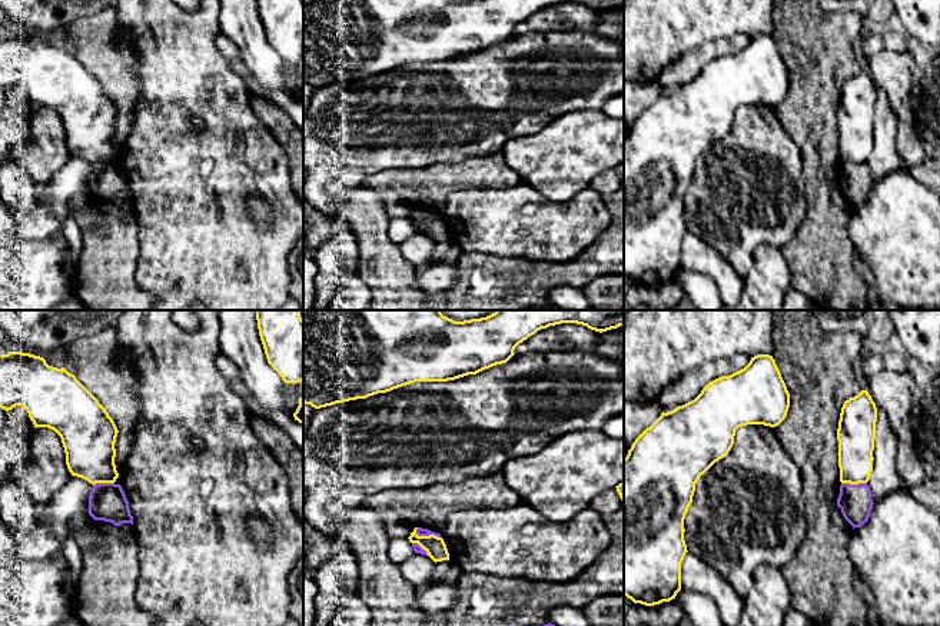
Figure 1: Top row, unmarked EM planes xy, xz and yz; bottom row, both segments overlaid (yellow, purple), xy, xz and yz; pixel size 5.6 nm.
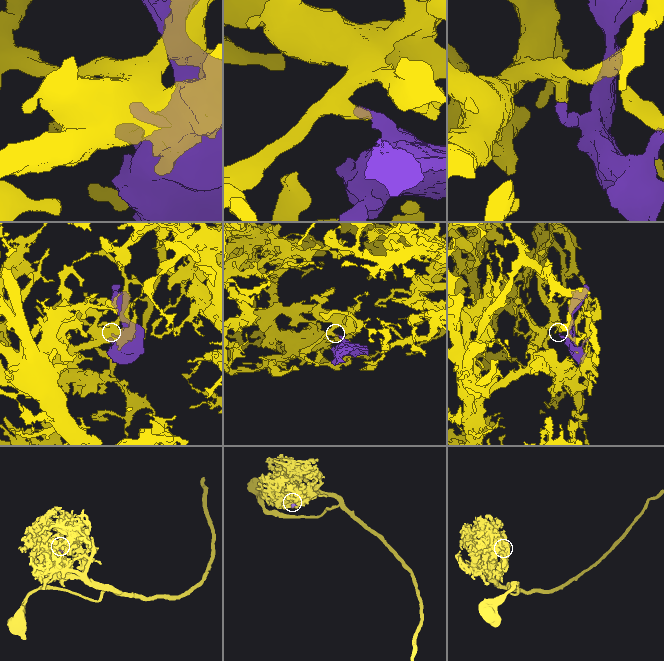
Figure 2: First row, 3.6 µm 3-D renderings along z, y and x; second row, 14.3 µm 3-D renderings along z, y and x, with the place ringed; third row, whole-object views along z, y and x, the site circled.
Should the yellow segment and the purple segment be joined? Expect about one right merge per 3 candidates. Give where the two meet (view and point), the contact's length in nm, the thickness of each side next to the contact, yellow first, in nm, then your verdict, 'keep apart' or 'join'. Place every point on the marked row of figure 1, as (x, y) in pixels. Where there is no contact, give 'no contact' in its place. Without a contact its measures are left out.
xz (427, 536) | 150 nm | 120/50 nm | keep apart

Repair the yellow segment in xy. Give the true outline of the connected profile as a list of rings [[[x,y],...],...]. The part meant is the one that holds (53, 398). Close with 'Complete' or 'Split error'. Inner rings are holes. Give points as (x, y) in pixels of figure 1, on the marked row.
[[[21,352],[0,354],[0,407],[11,410],[23,406],[34,427],[54,430],[63,443],[66,464],[72,476],[92,485],[114,483],[117,427],[99,400],[64,367],[49,366],[40,356]]]. Complete

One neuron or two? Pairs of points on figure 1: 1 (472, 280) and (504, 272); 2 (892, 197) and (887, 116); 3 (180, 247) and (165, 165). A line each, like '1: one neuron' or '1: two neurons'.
1: one neuron
2: two neurons
3: one neuron

